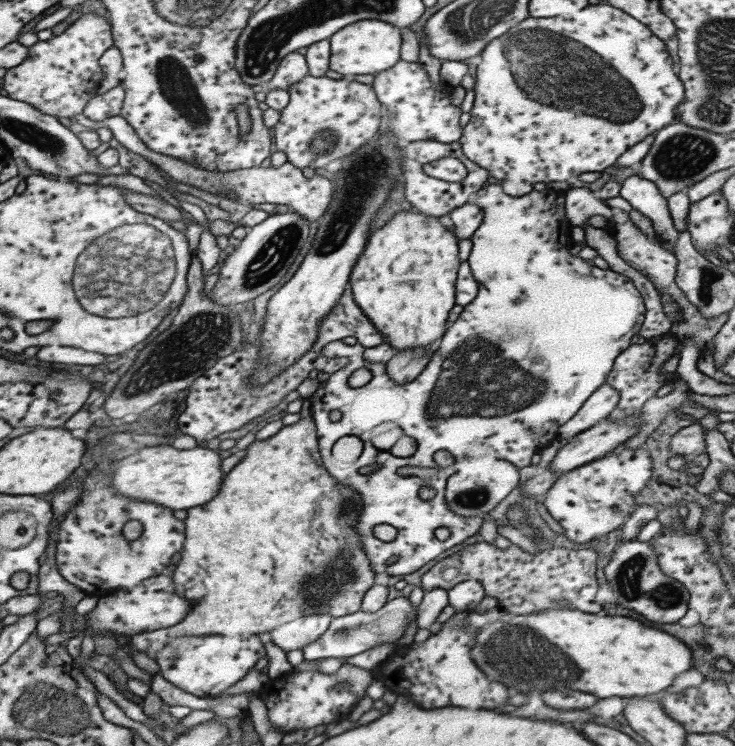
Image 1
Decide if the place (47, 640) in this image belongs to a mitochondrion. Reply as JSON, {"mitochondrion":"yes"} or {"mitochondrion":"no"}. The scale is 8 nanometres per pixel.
{"mitochondrion":"no"}

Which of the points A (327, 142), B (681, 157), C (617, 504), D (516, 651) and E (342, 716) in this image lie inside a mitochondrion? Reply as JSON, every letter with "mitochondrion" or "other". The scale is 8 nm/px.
{"A":"mitochondrion","B":"mitochondrion","C":"other","D":"mitochondrion","E":"other"}

